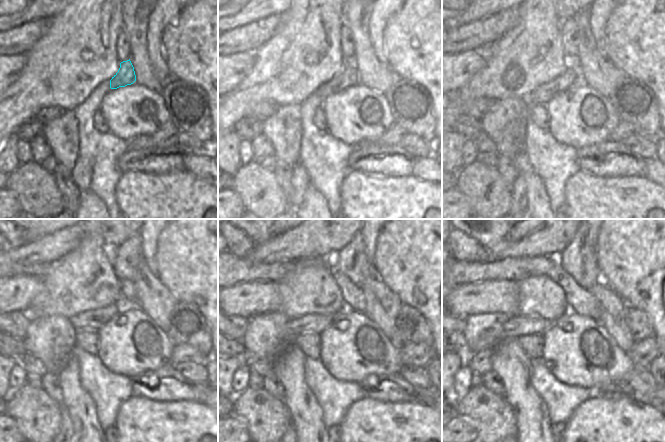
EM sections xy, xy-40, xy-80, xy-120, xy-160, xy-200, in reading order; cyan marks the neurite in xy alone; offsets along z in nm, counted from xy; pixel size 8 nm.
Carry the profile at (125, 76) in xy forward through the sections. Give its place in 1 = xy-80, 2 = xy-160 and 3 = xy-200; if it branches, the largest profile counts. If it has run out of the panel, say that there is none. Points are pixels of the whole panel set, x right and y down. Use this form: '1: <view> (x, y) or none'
1: xy-80 (541, 95)
2: xy-160 (295, 326)
3: xy-200 (517, 325)

